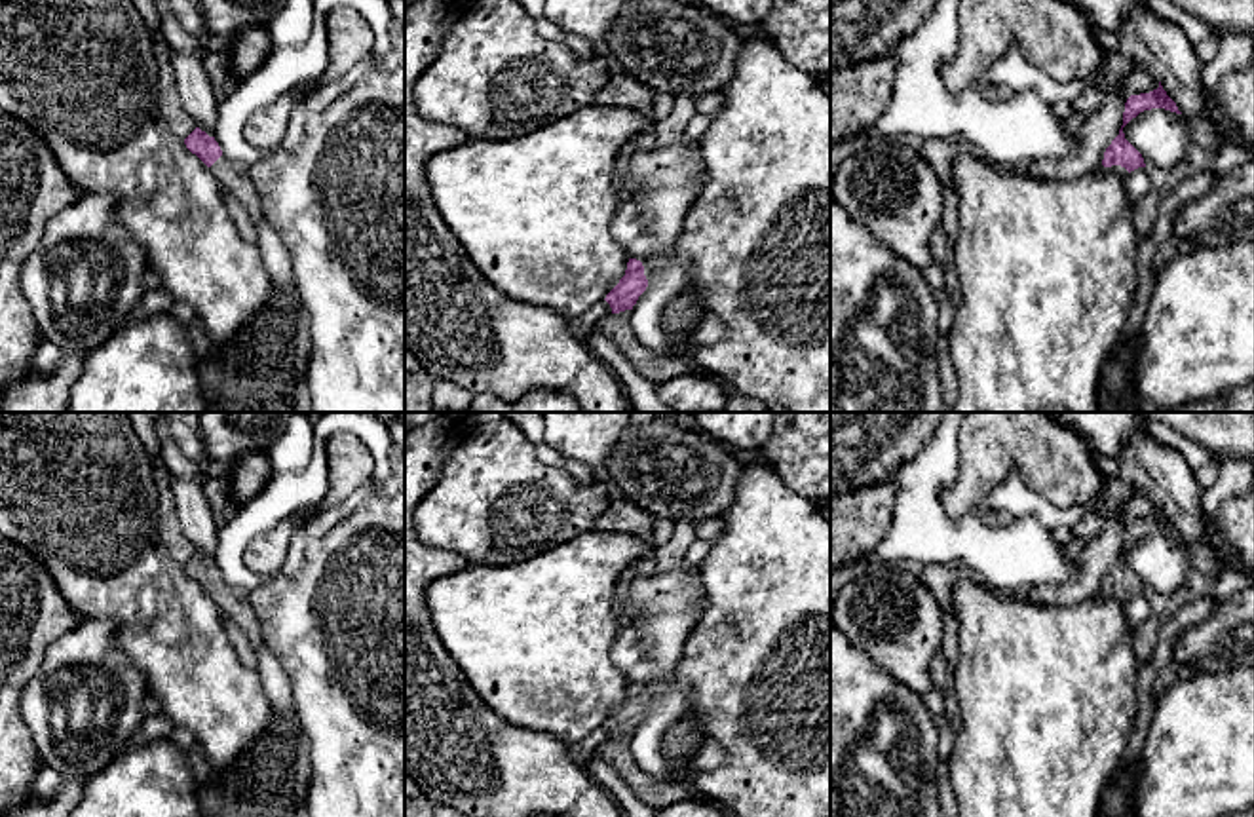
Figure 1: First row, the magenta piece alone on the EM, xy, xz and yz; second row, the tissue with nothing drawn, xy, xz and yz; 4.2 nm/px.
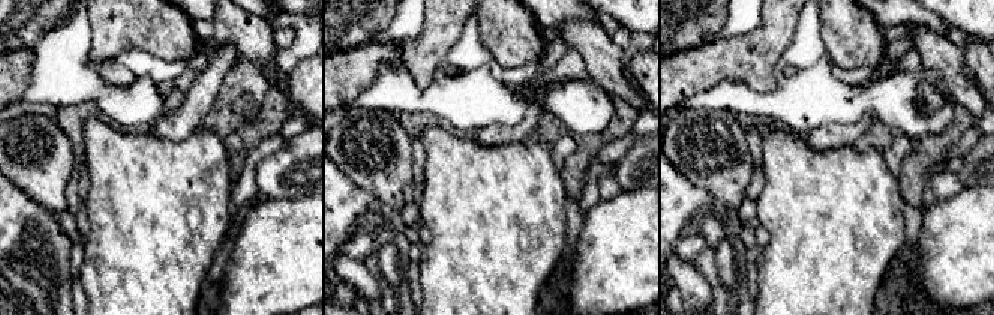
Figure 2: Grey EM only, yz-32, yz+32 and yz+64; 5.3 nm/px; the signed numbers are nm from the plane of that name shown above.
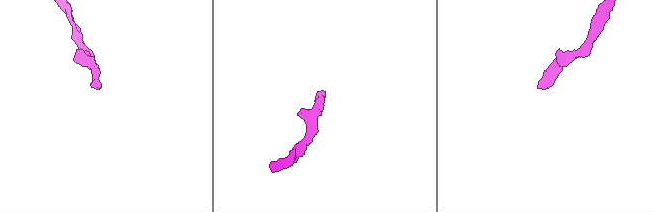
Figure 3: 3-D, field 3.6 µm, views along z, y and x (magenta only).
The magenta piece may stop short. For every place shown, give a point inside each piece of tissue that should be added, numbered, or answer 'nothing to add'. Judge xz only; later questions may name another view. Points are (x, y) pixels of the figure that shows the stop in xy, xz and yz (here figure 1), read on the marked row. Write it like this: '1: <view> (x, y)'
1: xz (654, 263)

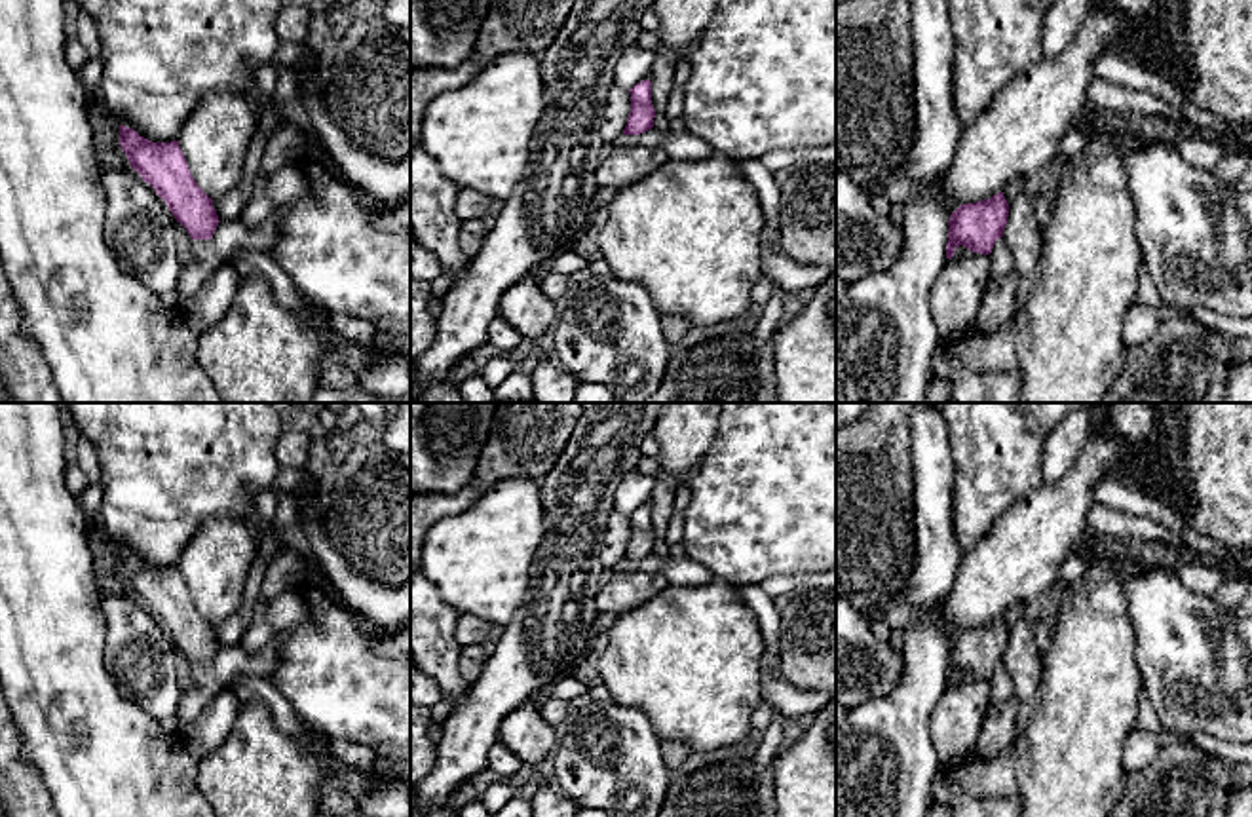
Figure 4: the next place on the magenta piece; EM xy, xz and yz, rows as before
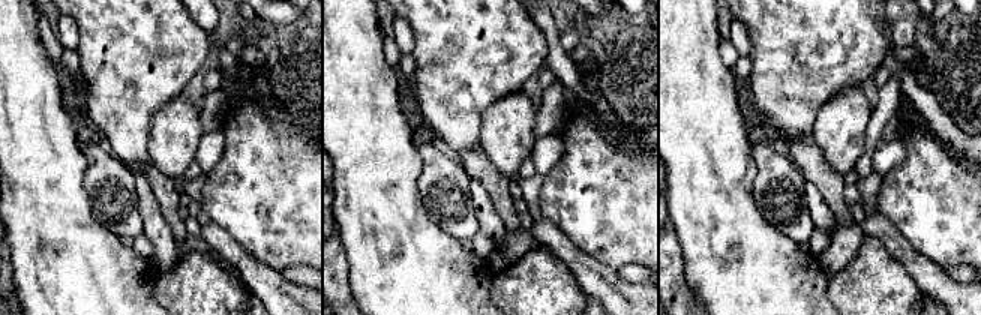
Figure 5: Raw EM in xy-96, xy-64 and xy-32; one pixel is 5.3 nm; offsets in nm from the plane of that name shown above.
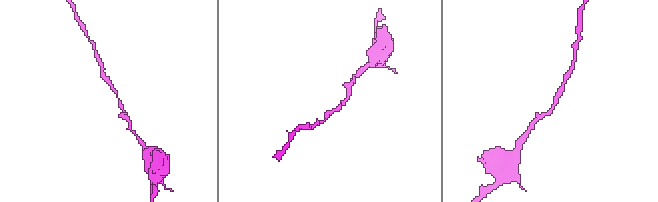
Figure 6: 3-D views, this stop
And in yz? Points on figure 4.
nothing to add

